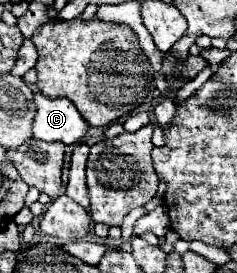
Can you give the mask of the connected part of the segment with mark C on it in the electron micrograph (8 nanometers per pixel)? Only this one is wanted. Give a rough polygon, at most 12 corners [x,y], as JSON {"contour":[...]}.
{"contour":[[34,93],[36,139],[78,143],[88,123],[66,97]]}

